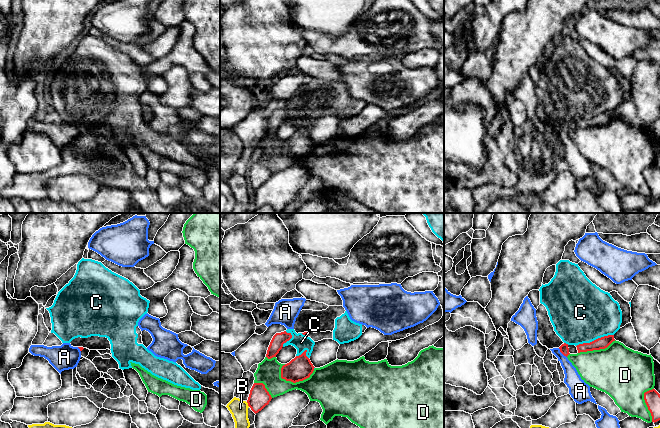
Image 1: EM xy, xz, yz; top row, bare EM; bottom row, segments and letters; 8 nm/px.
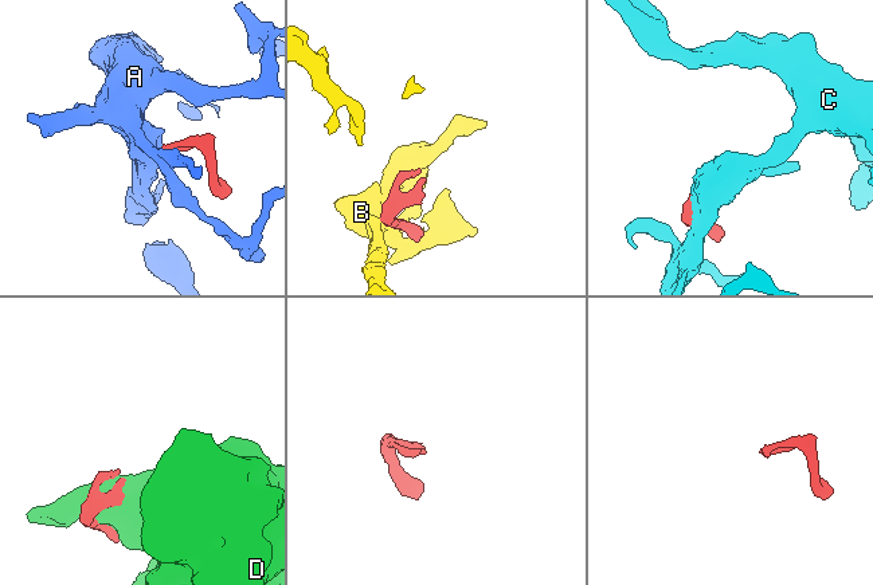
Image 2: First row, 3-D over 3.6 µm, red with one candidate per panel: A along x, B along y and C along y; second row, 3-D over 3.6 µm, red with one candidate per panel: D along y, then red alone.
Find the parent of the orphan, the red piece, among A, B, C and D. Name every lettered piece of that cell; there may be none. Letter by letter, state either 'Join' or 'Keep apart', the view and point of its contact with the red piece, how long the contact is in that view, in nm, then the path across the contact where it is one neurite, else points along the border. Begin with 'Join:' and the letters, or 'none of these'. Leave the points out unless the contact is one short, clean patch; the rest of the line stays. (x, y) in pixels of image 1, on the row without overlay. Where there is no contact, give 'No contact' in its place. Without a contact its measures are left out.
Join: none of these
A: Keep apart. Touches red at yz (562, 129). Shared border 100 nm. Boundary: yz (558, 124), (566, 133)
B: Keep apart. Touches red at xz (248, 180). Shared border 50 nm
C: Keep apart. Touches red at yz (594, 116). Shared border 320 nm
D: Keep apart. Touches red at xz (298, 157). Shared border 280 nm

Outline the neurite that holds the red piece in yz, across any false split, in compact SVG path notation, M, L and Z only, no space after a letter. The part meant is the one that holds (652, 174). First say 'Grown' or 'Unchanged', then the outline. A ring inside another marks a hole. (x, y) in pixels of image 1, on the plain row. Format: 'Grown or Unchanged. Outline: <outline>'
Unchanged. Outline: M655 166L644 169L644 176L652 192L652 198L660 196L660 170Z

